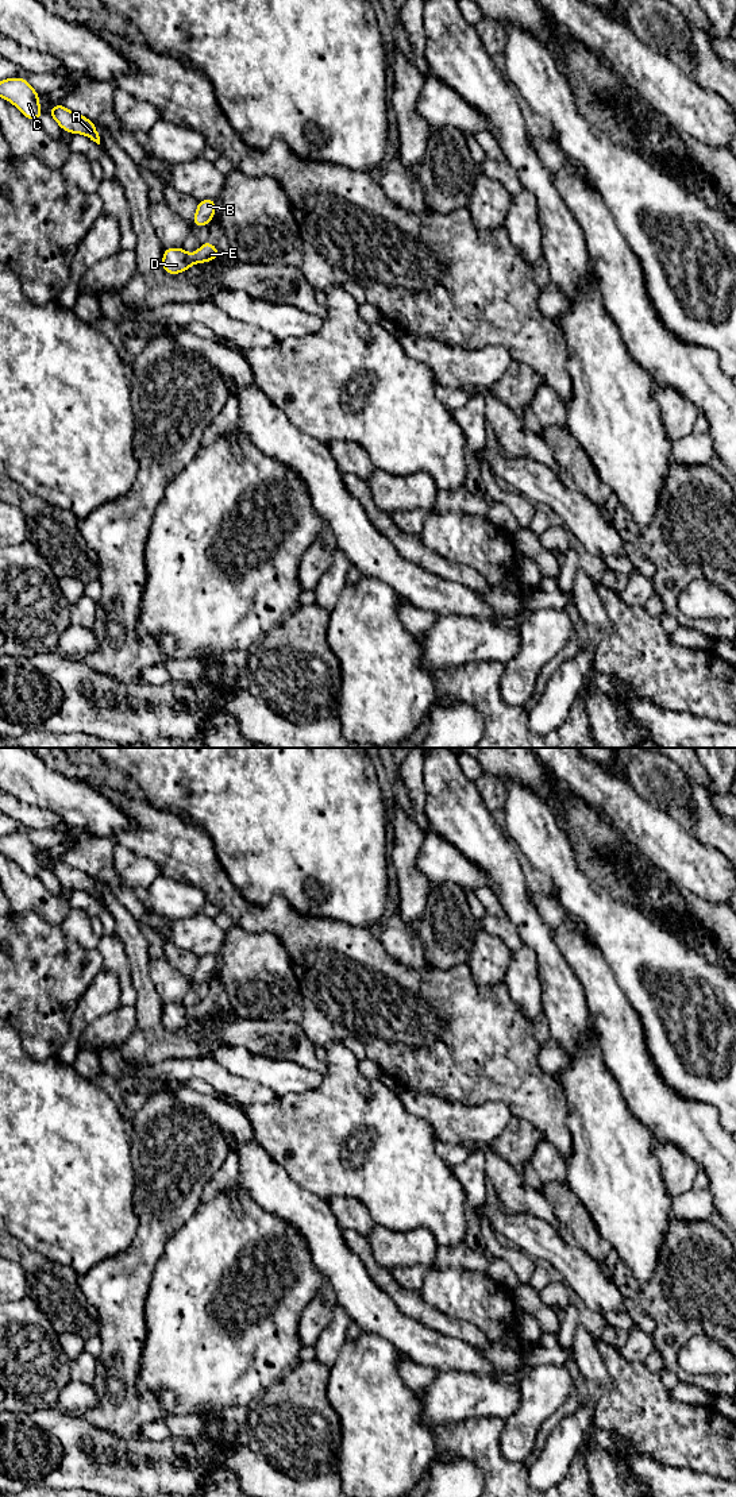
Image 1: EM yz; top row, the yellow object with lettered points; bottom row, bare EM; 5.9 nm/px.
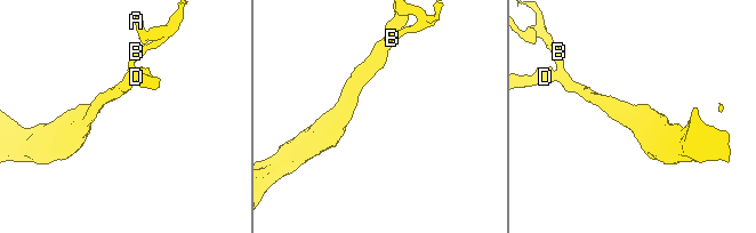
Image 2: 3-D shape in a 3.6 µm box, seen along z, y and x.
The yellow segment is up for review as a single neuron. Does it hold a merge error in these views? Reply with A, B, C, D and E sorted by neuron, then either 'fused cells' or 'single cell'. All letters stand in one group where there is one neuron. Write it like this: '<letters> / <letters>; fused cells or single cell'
A B C D E; single cell

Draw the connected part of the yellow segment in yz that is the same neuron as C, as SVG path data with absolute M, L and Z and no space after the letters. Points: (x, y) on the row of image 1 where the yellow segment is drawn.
M11 77L0 81L0 97L14 104L28 120L41 120L39 92L32 89L28 80Z

